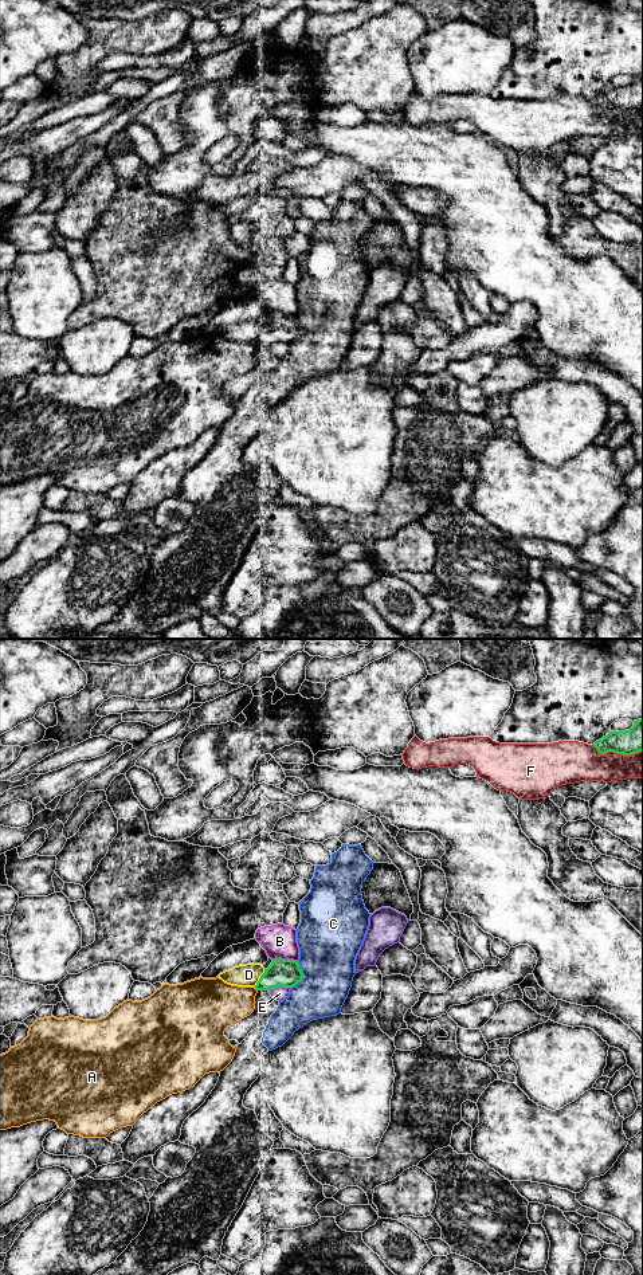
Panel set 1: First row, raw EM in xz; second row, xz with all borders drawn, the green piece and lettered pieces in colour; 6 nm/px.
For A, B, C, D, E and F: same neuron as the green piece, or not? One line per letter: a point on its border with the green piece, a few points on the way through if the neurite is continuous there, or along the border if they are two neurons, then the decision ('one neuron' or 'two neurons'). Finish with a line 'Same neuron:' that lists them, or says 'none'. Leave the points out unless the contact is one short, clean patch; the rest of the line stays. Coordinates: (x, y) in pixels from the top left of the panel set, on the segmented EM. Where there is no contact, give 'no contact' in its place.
A: xz (255, 988) | two neurons
B: xz (285, 960) | along xz (273, 958), (293, 958), (297, 961) | two neurons
C: xz (304, 976) | two neurons
D: xz (261, 977) | one neuron
E: xz (278, 987) | two neurons
F: xz (616, 752) | two neurons
Same neuron: D

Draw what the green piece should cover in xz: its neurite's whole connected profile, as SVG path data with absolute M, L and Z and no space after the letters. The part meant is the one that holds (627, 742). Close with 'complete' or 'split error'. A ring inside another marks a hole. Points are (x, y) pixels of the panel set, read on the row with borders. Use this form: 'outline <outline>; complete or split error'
outline M643 719L634 721L634 726L626 731L609 731L596 741L593 746L600 754L613 752L631 756L643 750Z; complete

